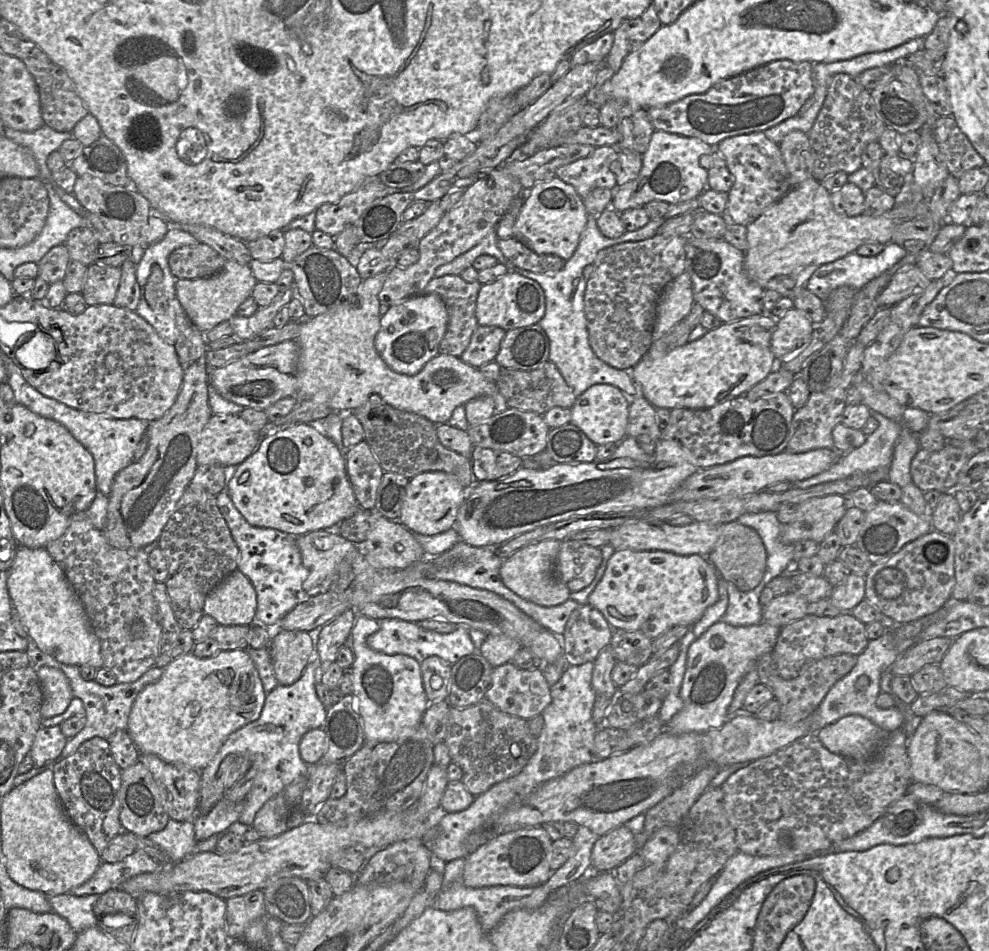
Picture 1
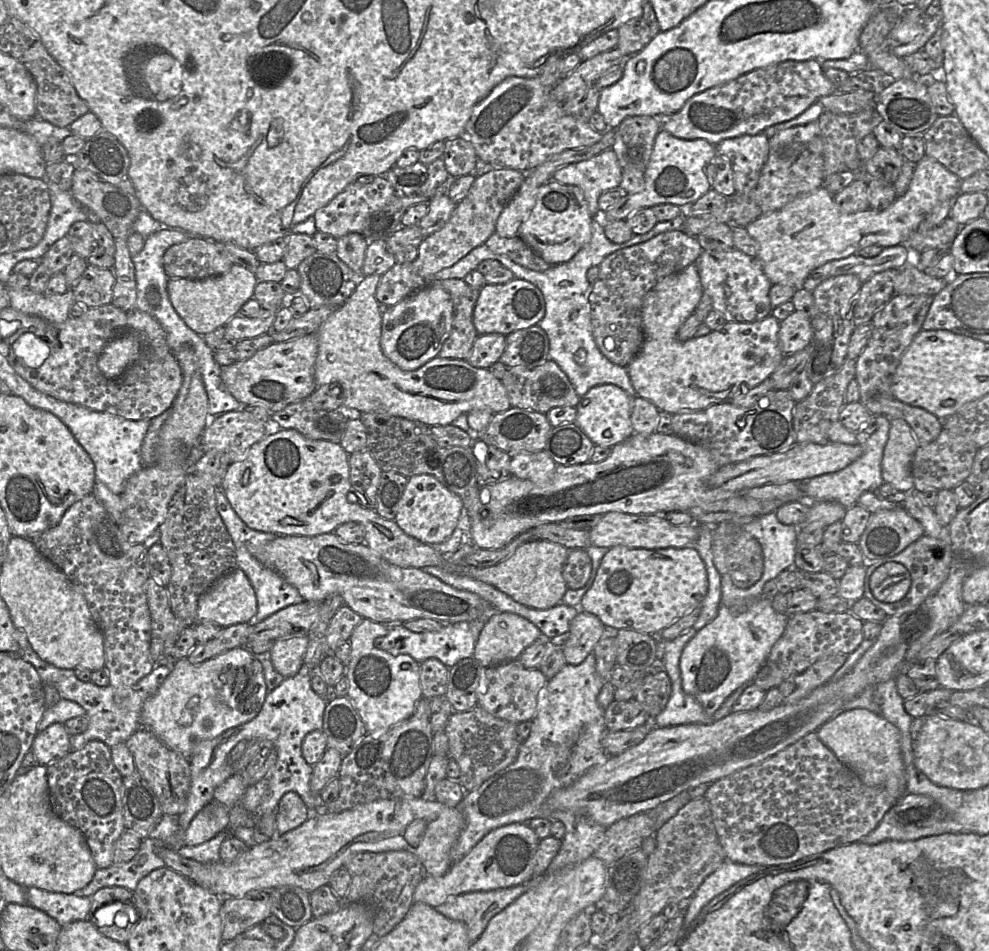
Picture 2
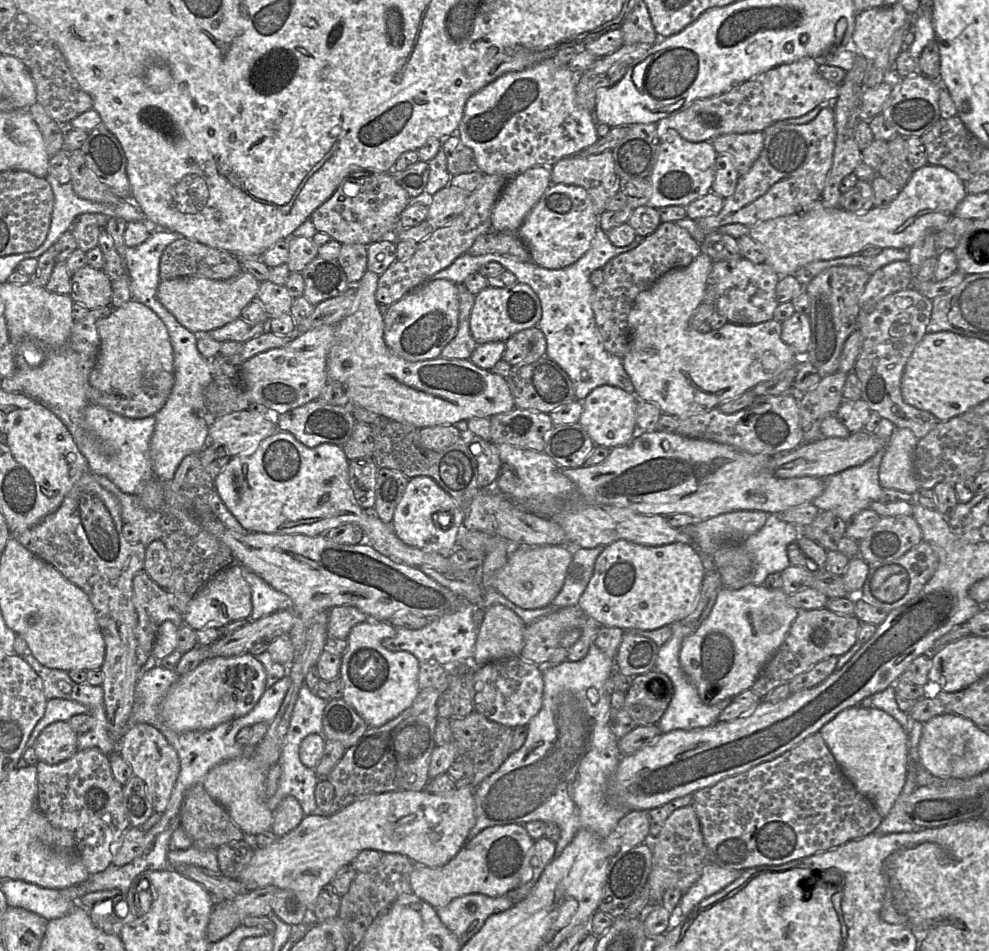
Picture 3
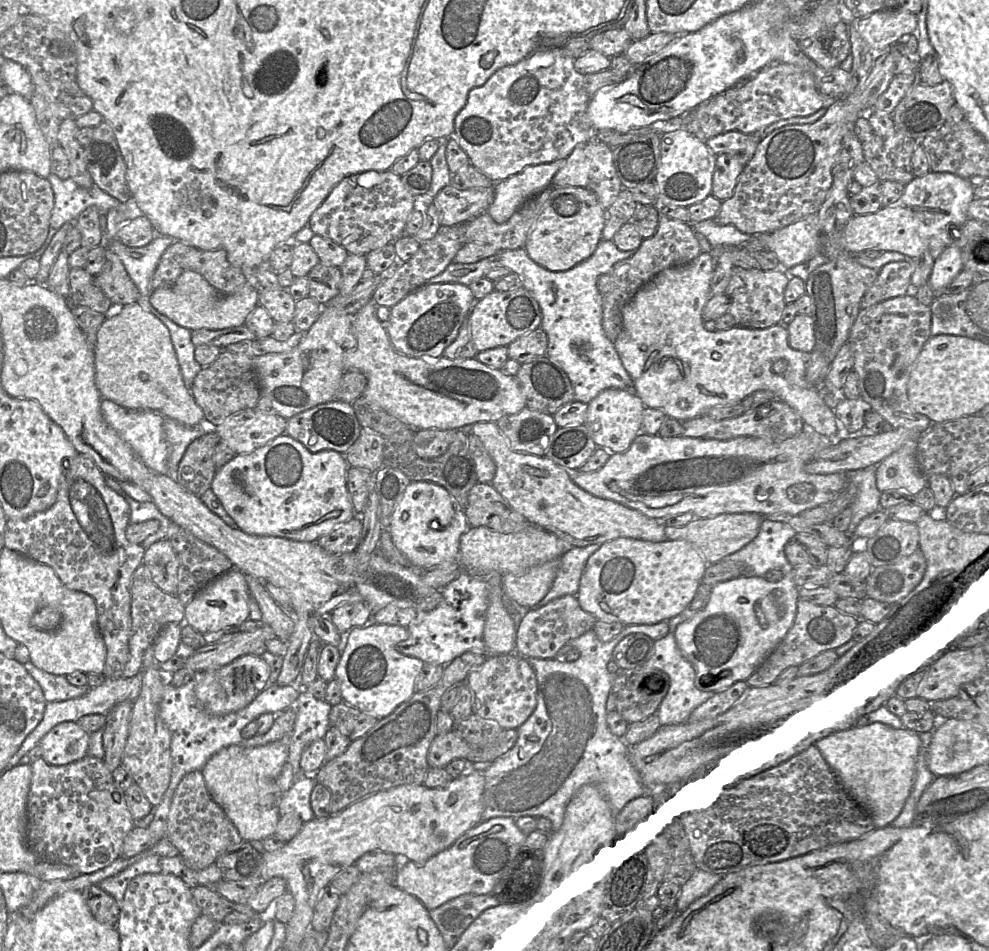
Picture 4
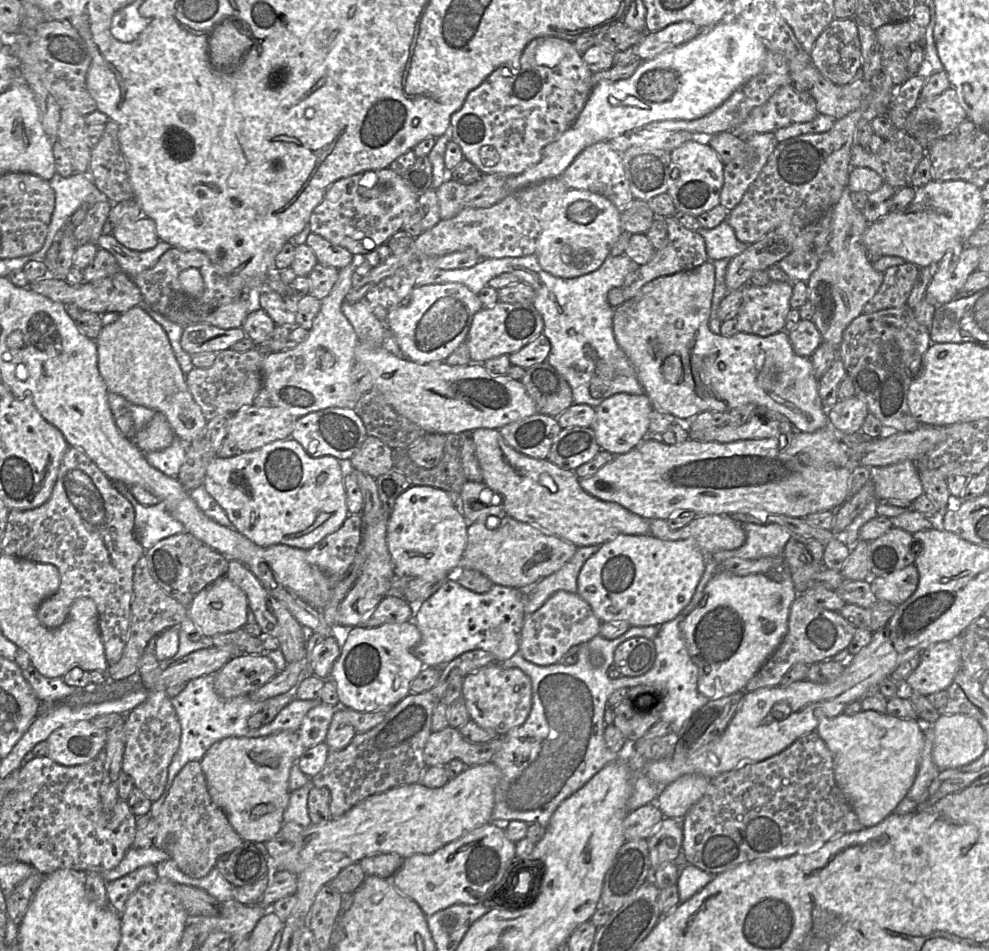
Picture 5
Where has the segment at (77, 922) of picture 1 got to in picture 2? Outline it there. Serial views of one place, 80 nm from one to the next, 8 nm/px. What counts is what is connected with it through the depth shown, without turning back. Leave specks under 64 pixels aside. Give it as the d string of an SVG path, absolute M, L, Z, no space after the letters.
M37 887L27 888L28 905L54 918L61 926L89 918L91 900L74 893L46 891Z

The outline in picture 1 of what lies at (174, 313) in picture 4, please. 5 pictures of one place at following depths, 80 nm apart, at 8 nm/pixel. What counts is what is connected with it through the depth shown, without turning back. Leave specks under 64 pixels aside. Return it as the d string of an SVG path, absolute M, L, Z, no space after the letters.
M228 260L217 274L198 279L178 279L176 296L187 317L201 332L206 333L218 324L229 321L236 315L238 307L252 295L257 284L250 267Z

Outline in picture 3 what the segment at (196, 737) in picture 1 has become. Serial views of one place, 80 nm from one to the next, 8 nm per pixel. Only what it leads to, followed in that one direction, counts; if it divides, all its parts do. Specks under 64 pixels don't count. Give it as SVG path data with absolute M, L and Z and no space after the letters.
M251 653L208 658L171 685L160 706L160 720L178 733L215 728L249 713L263 695L265 683L265 668Z

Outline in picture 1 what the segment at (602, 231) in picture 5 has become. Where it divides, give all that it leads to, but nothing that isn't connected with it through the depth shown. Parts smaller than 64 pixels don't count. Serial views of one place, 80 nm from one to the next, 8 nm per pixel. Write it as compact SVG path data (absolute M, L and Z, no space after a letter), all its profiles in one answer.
M561 179L540 183L527 191L513 228L513 237L537 254L553 254L569 260L578 248L588 213L576 189Z

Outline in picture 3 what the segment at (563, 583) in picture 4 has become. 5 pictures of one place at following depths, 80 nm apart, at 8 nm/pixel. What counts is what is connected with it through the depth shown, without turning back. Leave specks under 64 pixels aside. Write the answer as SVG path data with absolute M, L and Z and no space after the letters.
M605 546L594 548L573 548L571 569L561 591L550 605L556 608L577 606L592 575L595 562Z

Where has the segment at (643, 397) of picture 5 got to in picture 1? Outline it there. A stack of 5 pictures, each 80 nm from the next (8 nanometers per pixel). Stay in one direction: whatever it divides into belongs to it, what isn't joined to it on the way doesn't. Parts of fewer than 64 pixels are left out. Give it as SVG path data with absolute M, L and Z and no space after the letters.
M595 384L578 396L571 407L571 421L597 446L618 444L627 436L630 398L610 384Z

